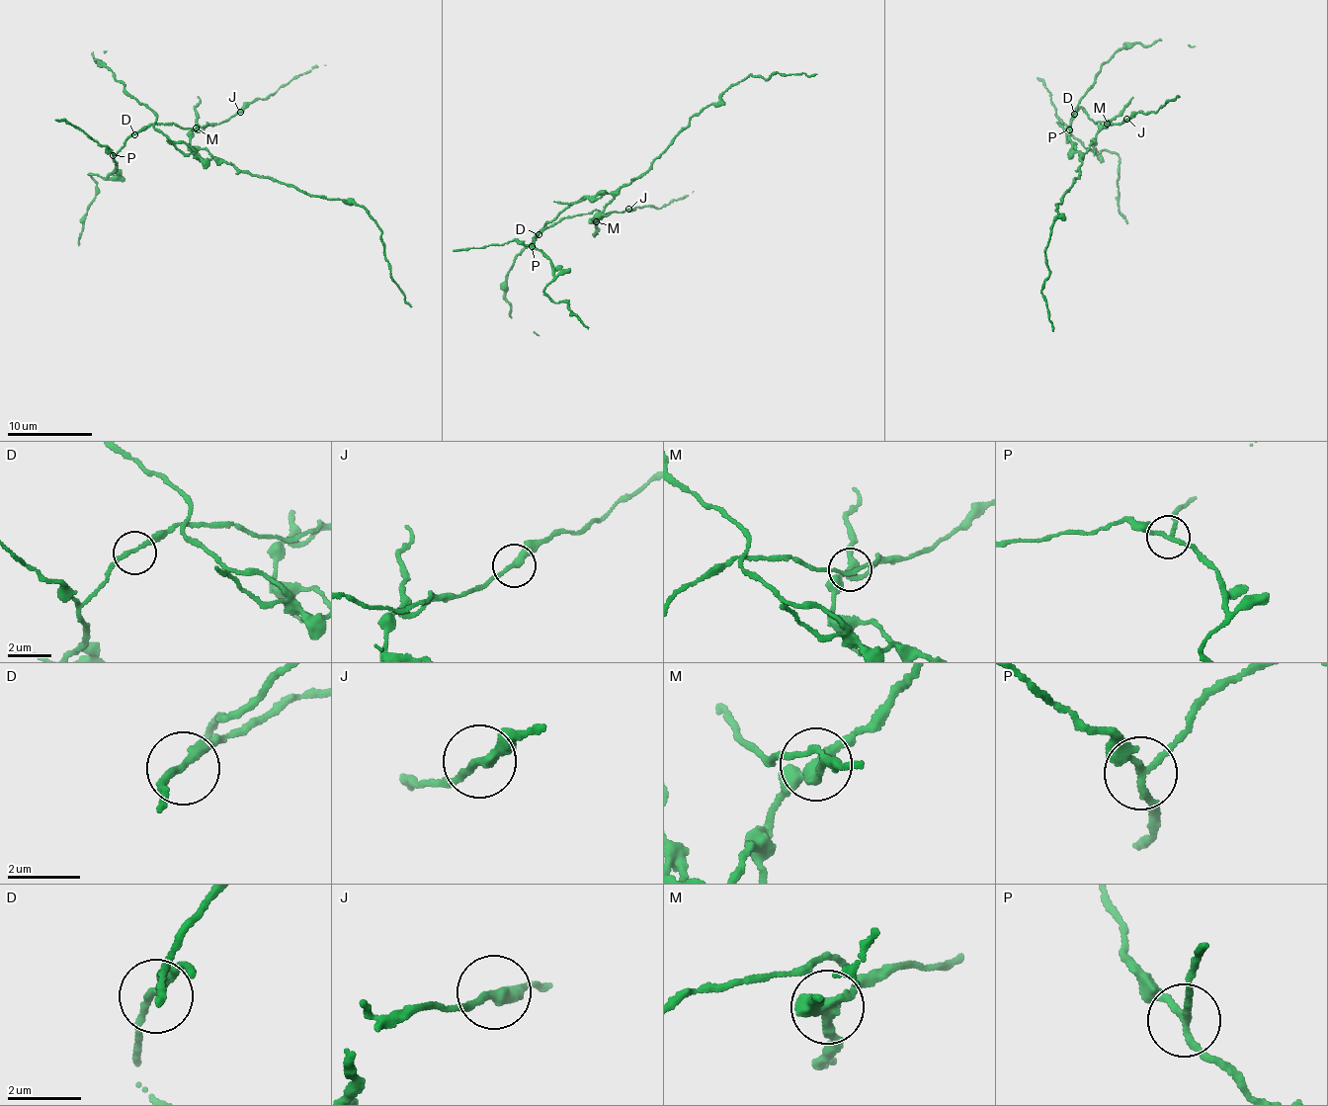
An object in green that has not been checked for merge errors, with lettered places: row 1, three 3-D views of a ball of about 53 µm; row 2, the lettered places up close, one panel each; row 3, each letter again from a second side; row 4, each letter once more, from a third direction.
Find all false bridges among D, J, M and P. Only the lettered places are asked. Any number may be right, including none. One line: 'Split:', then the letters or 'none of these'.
Split: M, P

